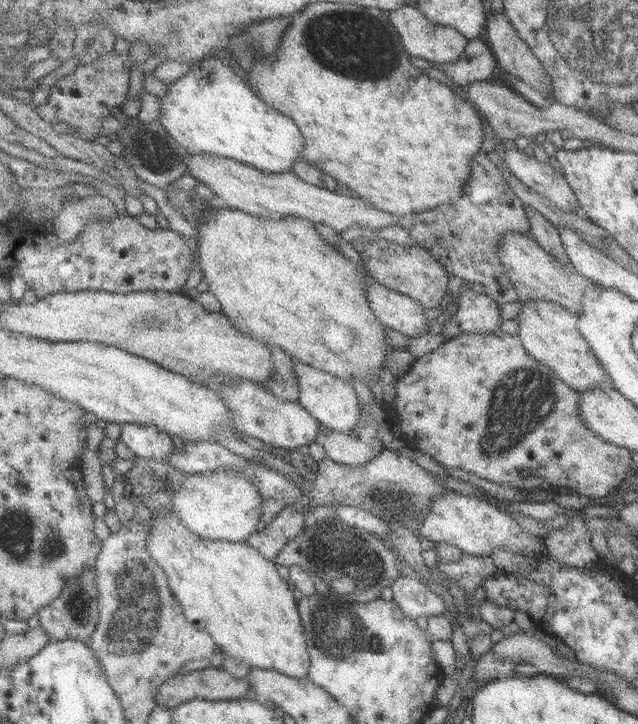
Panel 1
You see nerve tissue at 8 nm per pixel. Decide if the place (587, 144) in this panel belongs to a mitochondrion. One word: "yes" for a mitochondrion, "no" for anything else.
no

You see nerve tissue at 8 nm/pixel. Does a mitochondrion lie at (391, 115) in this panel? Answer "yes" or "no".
no

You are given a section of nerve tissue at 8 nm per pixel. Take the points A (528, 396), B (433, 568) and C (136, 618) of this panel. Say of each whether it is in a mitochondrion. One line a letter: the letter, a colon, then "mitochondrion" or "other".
A: mitochondrion
B: other
C: mitochondrion

